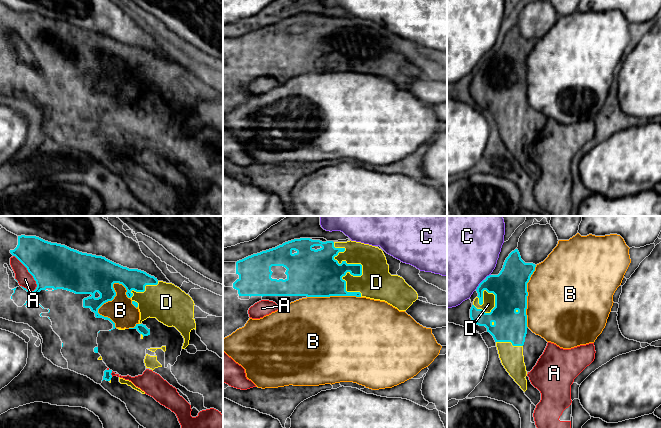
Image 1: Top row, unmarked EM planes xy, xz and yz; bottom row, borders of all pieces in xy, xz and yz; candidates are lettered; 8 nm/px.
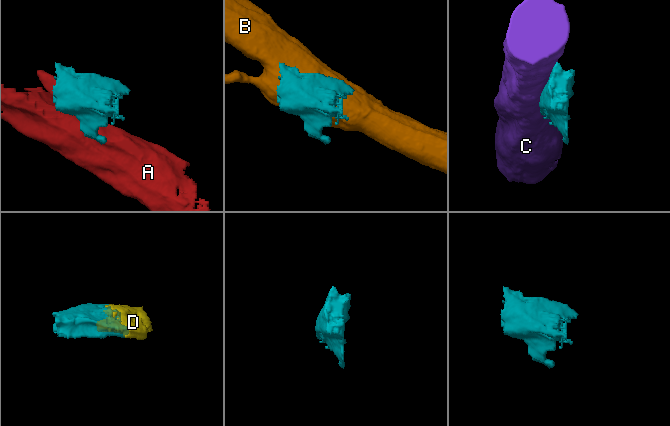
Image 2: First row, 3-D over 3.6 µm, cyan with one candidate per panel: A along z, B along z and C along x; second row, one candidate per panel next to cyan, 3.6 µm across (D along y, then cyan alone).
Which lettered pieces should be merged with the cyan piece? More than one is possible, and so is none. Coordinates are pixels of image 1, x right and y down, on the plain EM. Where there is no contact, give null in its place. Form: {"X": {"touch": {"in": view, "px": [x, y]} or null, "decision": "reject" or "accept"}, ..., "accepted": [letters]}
{"A": {"touch": {"in": "xy", "px": [29, 48]}, "decision": "reject"}, "B": {"touch": {"in": "xy", "px": [102, 80]}, "decision": "reject"}, "C": {"touch": {"in": "yz", "px": [479, 60]}, "decision": "reject"}, "D": {"touch": {"in": "xz", "px": [361, 44]}, "decision": "accept"}, "accepted": ["D"]}

